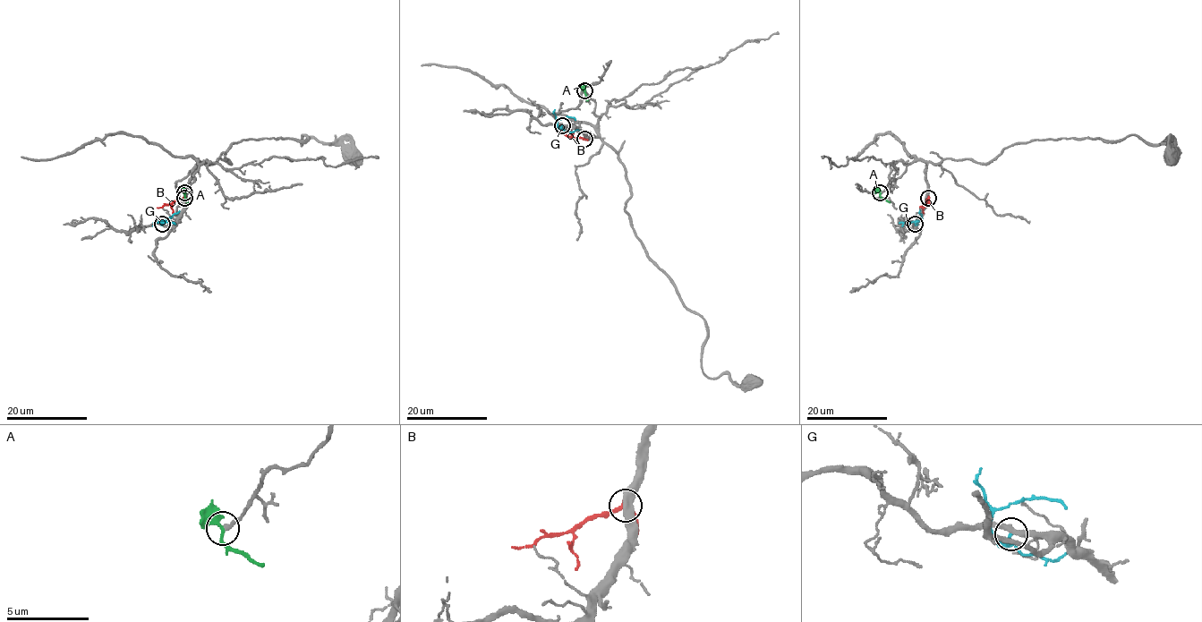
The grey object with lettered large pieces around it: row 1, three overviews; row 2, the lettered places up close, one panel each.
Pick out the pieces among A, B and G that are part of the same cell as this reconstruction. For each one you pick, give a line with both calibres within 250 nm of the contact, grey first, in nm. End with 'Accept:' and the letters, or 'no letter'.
Accept: no letter

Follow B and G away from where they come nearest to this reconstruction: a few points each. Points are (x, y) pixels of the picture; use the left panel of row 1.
B: (184, 197), (157, 207)
G: (162, 225), (157, 221), (175, 225)

